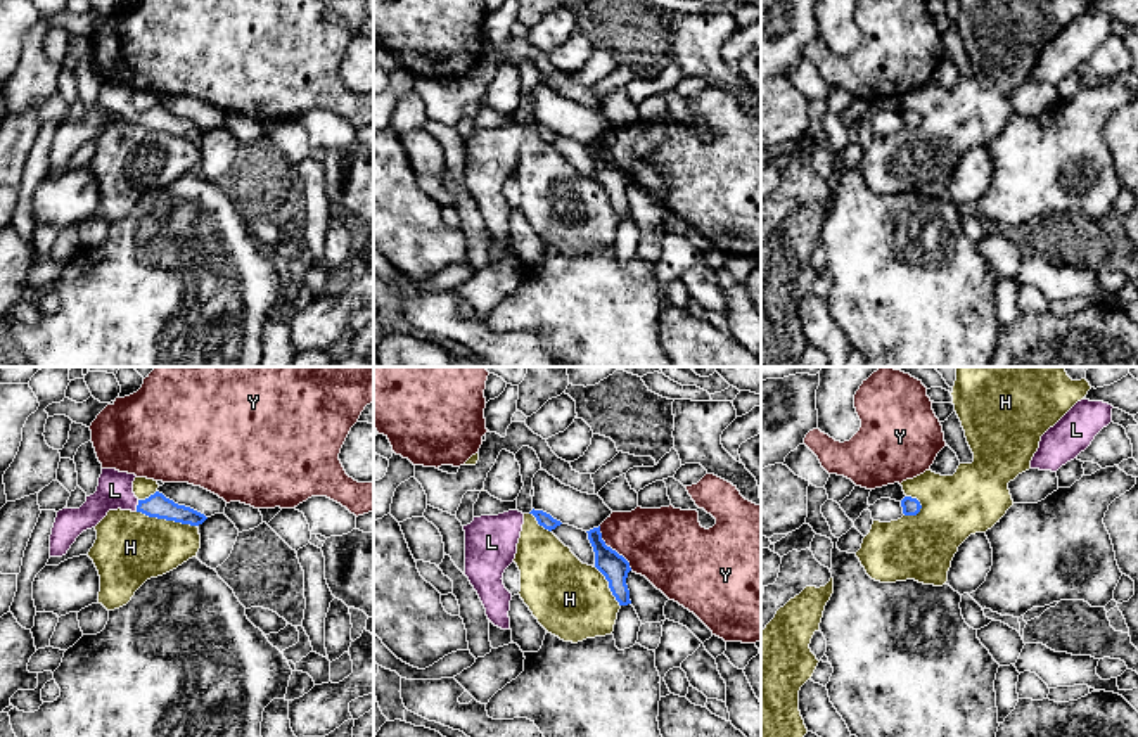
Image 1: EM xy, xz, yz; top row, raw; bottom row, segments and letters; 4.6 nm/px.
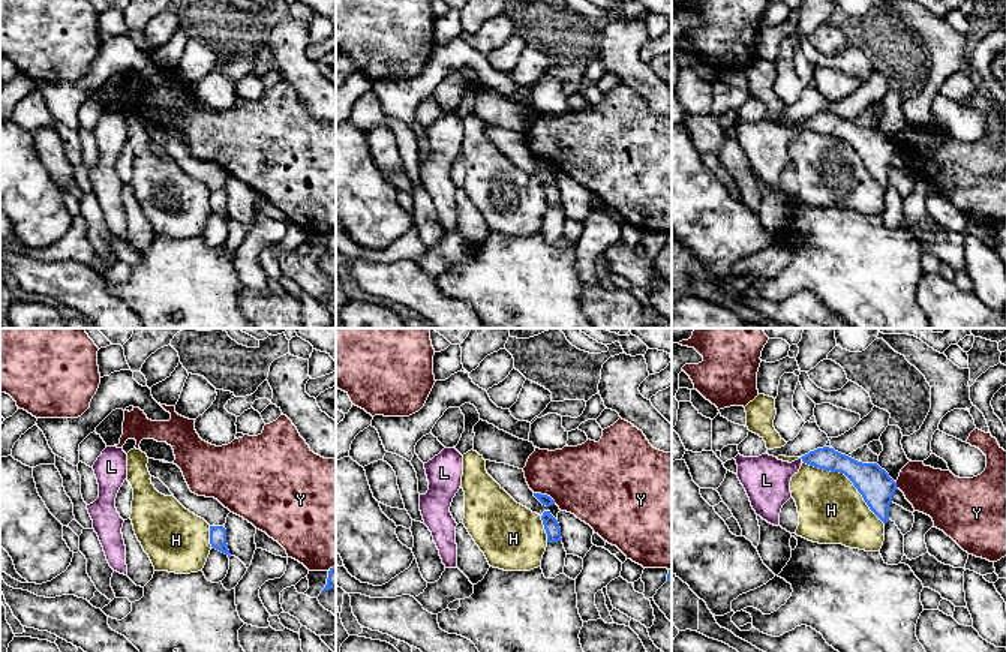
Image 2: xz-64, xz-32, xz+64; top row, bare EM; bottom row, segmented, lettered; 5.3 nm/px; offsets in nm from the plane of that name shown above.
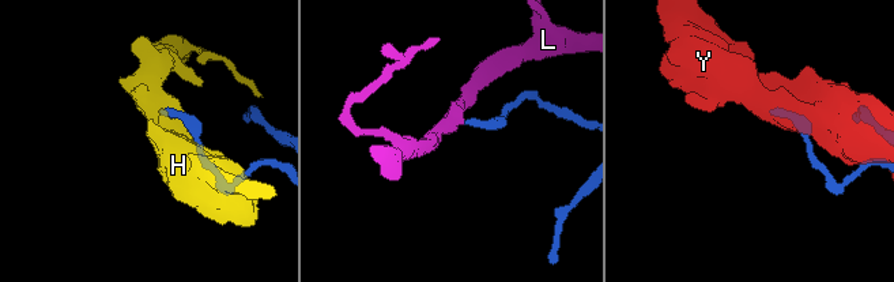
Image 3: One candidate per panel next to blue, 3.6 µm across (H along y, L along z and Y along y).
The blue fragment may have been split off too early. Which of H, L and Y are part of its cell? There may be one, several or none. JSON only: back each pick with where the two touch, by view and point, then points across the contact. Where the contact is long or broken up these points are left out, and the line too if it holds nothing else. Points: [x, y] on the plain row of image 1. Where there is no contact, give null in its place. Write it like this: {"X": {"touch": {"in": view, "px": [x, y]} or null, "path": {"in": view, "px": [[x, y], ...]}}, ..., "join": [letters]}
{"L": {"touch": {"in": "xy", "px": [137, 118]}, "path": {"in": "xy", "px": [[158, 118], [137, 118], [115, 102]]}}, "join": ["L"]}

